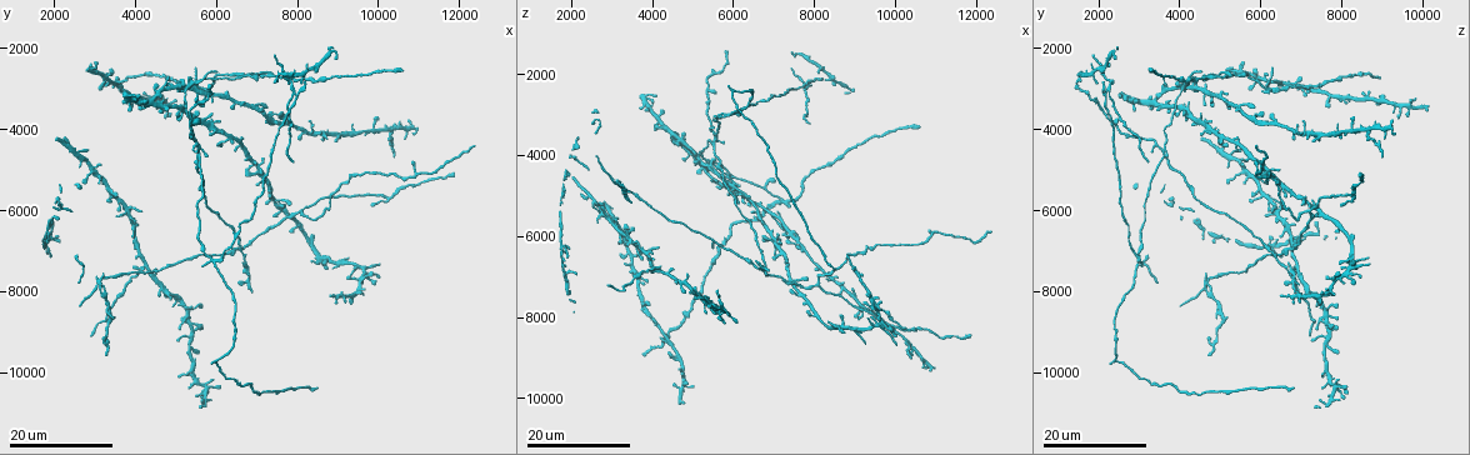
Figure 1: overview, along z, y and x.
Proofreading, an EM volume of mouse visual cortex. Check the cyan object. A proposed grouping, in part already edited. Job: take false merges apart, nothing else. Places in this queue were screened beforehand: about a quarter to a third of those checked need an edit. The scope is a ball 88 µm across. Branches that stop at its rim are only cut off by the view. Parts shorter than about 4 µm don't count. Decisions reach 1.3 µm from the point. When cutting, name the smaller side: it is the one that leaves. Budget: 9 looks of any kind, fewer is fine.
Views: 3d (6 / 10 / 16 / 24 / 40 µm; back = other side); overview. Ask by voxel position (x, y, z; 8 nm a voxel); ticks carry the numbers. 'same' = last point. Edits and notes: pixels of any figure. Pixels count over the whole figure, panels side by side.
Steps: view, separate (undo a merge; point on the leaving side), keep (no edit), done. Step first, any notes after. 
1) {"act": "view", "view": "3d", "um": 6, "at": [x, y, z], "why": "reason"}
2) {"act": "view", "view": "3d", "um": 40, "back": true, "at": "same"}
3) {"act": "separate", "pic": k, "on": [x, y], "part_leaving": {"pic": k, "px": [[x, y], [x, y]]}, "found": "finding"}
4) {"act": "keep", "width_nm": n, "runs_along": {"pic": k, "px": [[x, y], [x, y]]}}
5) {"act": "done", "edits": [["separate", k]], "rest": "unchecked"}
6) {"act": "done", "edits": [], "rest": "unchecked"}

{"act": "view", "view": "3d", "um": 16, "at": [2900, 5000, 5650], "why": "four arms meet"}

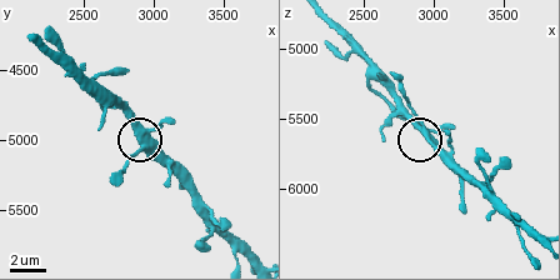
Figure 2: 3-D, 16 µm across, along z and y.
{"act": "view", "view": "3d", "um": 10, "at": [2920, 5020, 5560]}

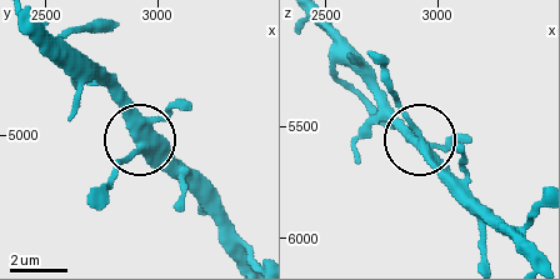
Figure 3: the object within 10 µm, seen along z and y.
{"act": "keep", "width_nm": 370, "found": "one neuron here"}

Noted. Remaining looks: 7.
{"act": "view", "view": "3d", "um": 24, "at": [3700, 6050, 6300]}

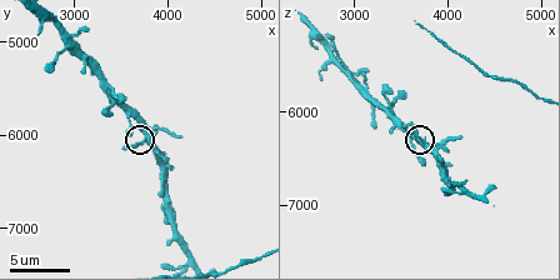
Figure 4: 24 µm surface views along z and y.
{"act": "view", "view": "3d", "um": 6, "at": [3750, 6050, 6300]}

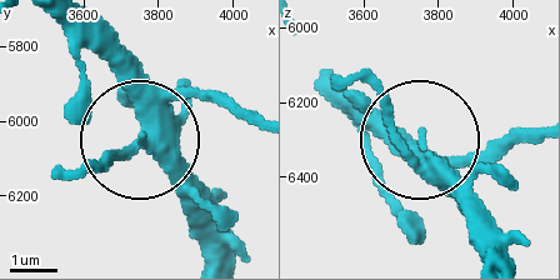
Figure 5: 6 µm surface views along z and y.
{"act": "keep", "found": "all the same neuron"}

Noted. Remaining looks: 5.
{"act": "view", "view": "3d", "um": 16, "at": [9650, 7650, 7850], "why": "small branch off a trunk"}

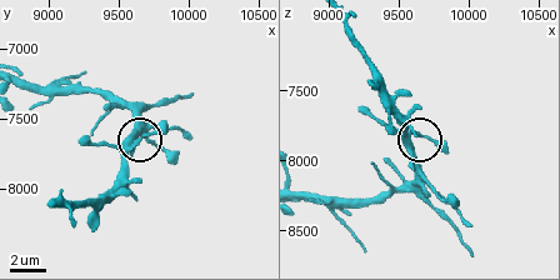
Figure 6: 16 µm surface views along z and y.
{"act": "view", "view": "3d", "um": 10, "at": "same", "why": "zoom in"}

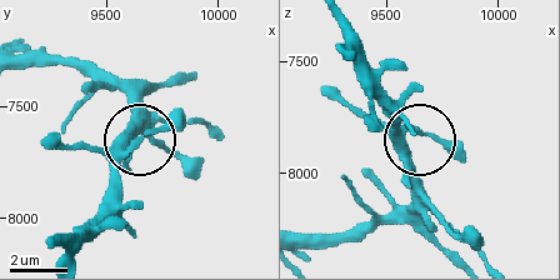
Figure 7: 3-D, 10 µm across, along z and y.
{"act": "keep", "runs_along": {"pic": 7, "px": [[25, 53], [125, 95], [138, 146], [119, 189], [138, 203]]}, "found": "all the same neuron"}

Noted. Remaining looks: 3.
{"act": "view", "view": "3d", "um": 16, "at": [10300, 4050, 8700], "why": "small branch off a trunk"}

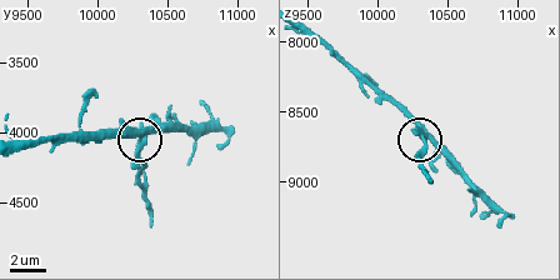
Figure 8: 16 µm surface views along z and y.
{"act": "view", "view": "3d", "um": 10, "at": "same", "why": "closer look"}

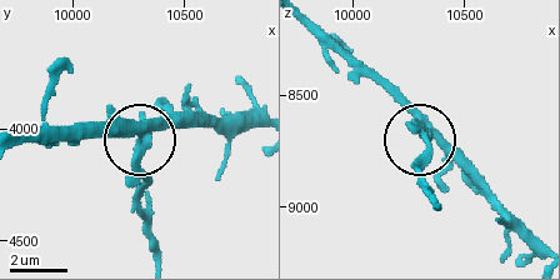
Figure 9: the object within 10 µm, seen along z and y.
{"act": "keep", "width_nm": 340, "runs_along": {"pic": 9, "px": [[23, 143], [140, 138], [145, 178], [138, 211]]}, "found": "continuous, no second neuron"}

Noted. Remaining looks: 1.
{"act": "done", "edits": [], "rest": "unchecked"}

